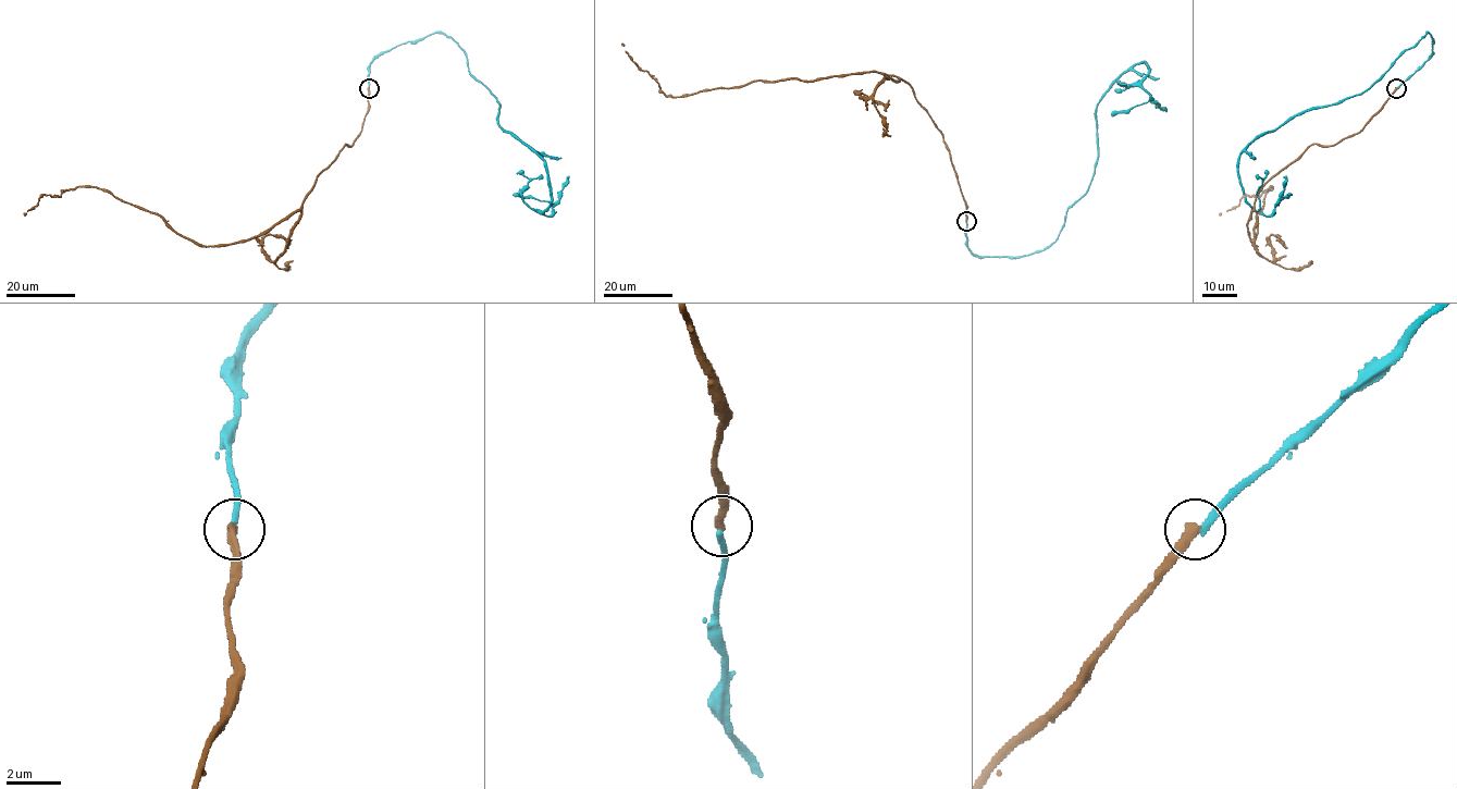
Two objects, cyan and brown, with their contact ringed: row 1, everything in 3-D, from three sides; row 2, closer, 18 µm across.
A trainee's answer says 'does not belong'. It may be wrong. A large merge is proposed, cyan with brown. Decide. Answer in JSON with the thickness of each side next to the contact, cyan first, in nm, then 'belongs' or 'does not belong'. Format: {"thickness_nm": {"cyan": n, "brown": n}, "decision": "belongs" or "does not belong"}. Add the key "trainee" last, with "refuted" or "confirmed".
{"thickness_nm": {"cyan": 240, "brown": 360}, "decision": "does not belong", "trainee": "confirmed"}

